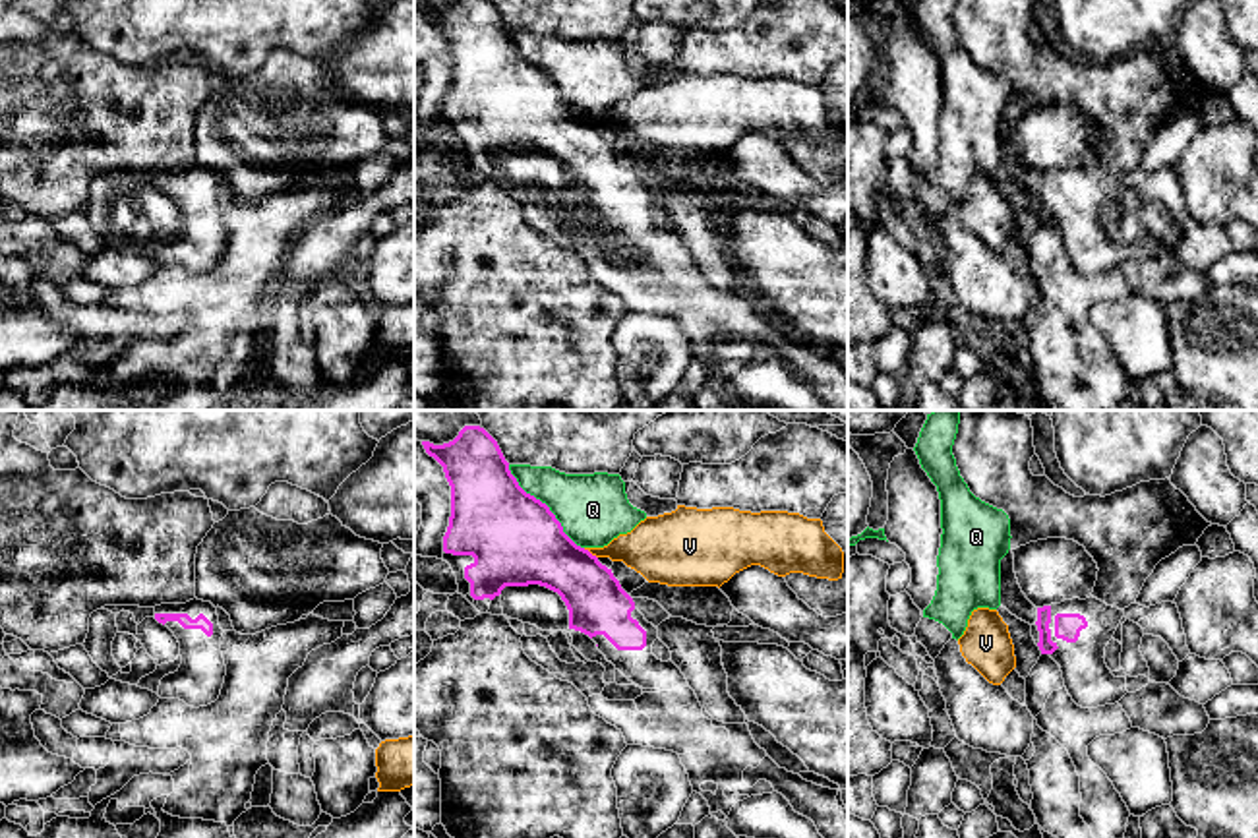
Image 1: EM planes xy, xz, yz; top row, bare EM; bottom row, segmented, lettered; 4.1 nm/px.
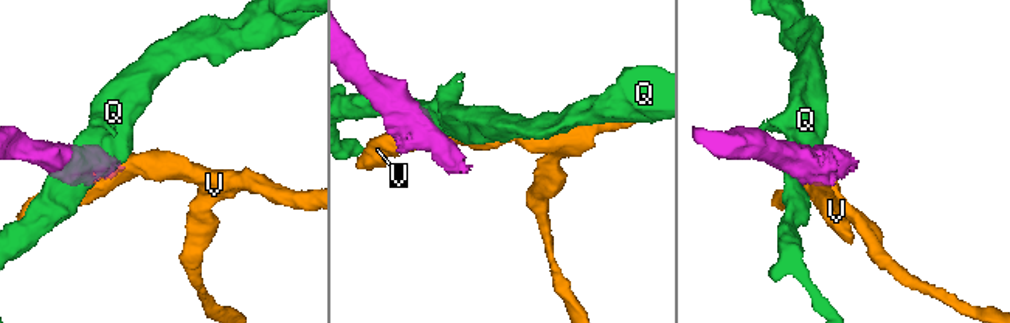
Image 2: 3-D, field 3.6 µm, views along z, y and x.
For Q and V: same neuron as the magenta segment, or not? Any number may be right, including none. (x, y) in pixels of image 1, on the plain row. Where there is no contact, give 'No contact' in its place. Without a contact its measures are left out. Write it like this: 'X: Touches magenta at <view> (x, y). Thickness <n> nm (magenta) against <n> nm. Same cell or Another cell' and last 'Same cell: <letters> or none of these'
Q: Touches magenta at xz (546, 72). Thickness 380 nm (magenta) against 300 nm. Another cell
V: Touches magenta at xz (589, 119). Thickness 320 nm (magenta) against 220 nm. Another cell
Same cell: none of these

